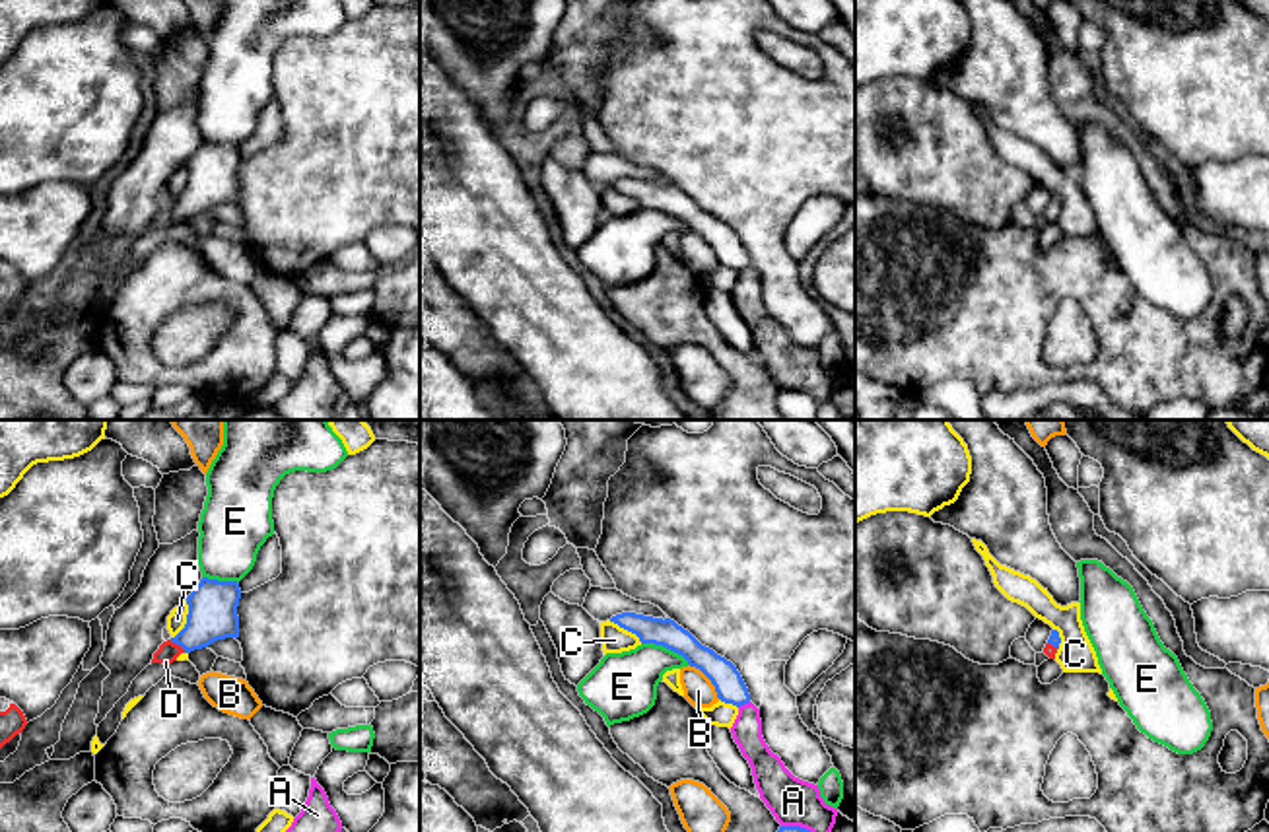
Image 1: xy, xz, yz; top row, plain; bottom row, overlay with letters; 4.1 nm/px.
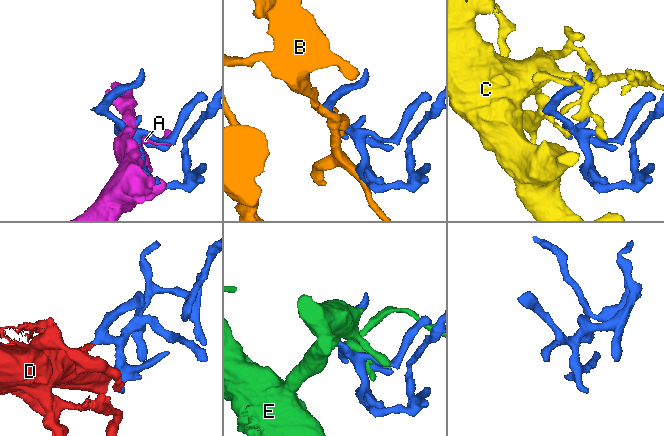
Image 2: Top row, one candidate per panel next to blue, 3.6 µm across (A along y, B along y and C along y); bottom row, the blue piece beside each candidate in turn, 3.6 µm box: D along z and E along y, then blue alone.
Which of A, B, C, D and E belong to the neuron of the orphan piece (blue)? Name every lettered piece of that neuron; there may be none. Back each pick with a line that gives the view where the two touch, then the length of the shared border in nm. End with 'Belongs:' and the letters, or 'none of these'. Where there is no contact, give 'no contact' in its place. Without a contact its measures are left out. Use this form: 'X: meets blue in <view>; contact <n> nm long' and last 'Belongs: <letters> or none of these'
D: meets blue in xy; contact 90 nm long
Belongs: D

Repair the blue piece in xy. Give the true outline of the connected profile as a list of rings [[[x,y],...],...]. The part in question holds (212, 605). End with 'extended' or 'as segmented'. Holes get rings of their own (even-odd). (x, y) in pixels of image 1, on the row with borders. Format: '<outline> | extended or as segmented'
[[[202,577],[187,597],[189,614],[185,628],[163,641],[152,663],[171,665],[181,653],[208,647],[225,638],[239,638],[237,607],[241,589],[237,581]]] | extended

